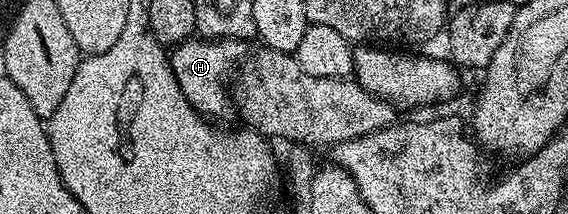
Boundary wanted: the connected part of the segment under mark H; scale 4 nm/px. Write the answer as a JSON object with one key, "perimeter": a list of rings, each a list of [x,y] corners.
{"perimeter":[[[193,37],[184,43],[177,43],[171,48],[172,72],[186,101],[190,101],[190,105],[195,109],[197,115],[212,120],[222,118],[227,113],[228,107],[230,111],[230,80],[237,74],[241,64],[245,62],[244,47],[245,44],[239,39]]]}

